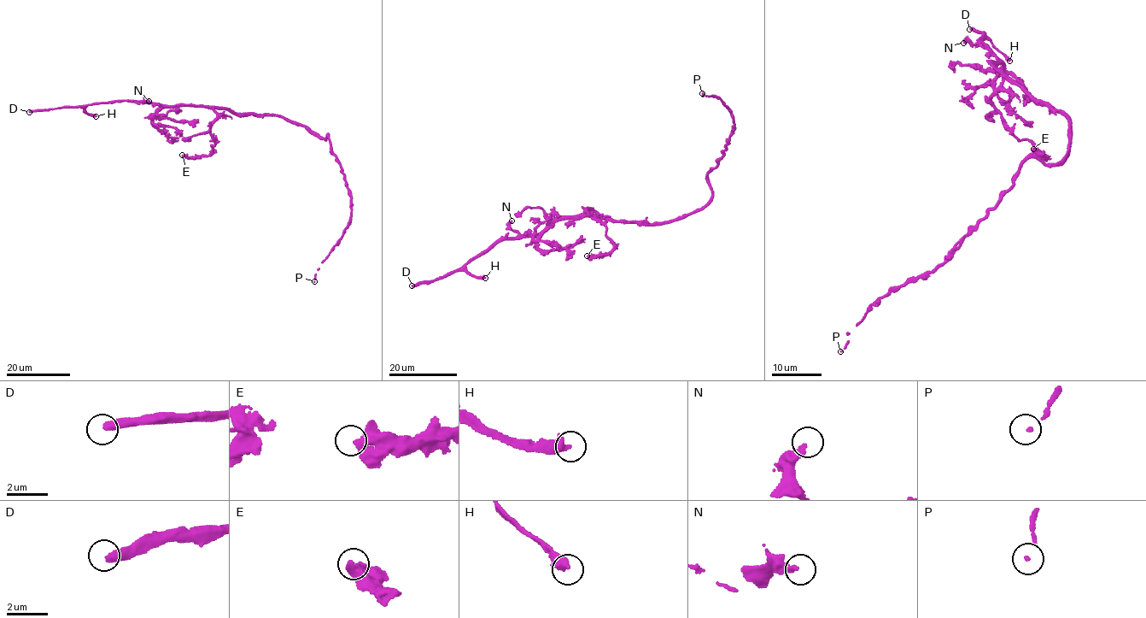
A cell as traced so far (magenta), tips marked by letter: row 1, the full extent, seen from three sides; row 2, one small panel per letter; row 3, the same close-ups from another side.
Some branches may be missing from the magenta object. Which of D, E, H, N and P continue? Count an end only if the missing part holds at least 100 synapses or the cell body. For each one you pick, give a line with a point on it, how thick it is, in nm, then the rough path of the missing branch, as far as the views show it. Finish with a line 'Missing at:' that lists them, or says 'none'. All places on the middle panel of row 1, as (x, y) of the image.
D: at (412, 285); 400 nm thick
H: at (485, 278); 440 nm thick
Missing at: D, H

